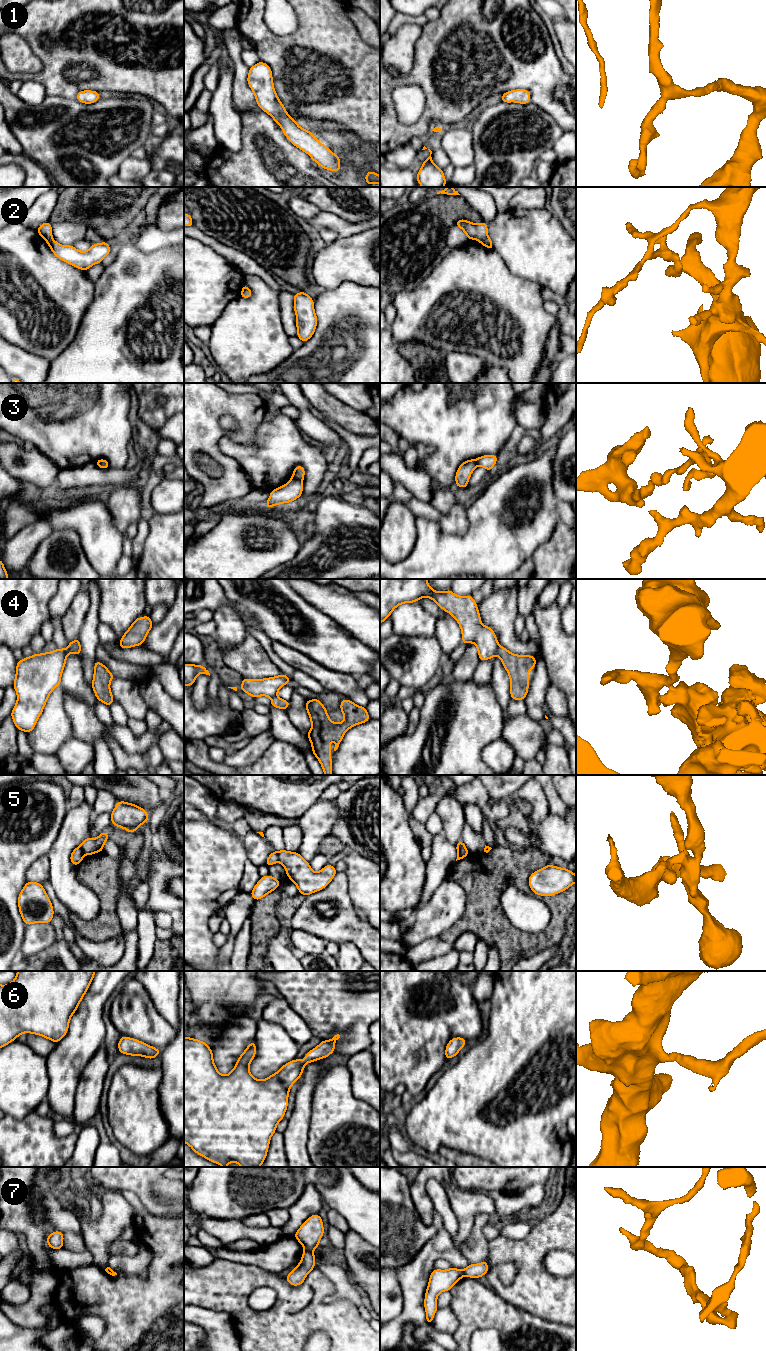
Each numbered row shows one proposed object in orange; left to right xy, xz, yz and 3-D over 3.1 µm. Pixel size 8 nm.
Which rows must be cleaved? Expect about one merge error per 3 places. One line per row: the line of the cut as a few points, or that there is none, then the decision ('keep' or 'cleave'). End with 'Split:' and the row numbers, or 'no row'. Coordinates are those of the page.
1: no cut; keep
2: cut in yz along (487, 236), (480, 242); cleave
3: cut in xz along (292, 477), (301, 480); cleave
4: cut in yz along (499, 645), (496, 654); cleave
5: cut in xz along (277, 851), (279, 861); cleave
6: no cut; keep
7: cut in xz along (305, 1248), (311, 1251); cleave
Split: 2, 3, 4, 5, 7

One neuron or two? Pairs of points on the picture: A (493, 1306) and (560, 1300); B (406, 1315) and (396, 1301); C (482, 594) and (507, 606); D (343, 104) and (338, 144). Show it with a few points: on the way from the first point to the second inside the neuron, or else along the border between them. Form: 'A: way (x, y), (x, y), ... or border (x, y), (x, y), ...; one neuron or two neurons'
A: border (492, 1289), (508, 1303), (532, 1313); two neurons
B: border (401, 1287), (403, 1310), (390, 1321); two neurons
C: border (493, 593), (477, 604); two neurons
D: border (317, 123), (334, 123), (339, 125), (359, 141); two neurons

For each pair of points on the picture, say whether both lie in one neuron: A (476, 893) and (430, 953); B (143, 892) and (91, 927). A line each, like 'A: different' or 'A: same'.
A: different
B: different

